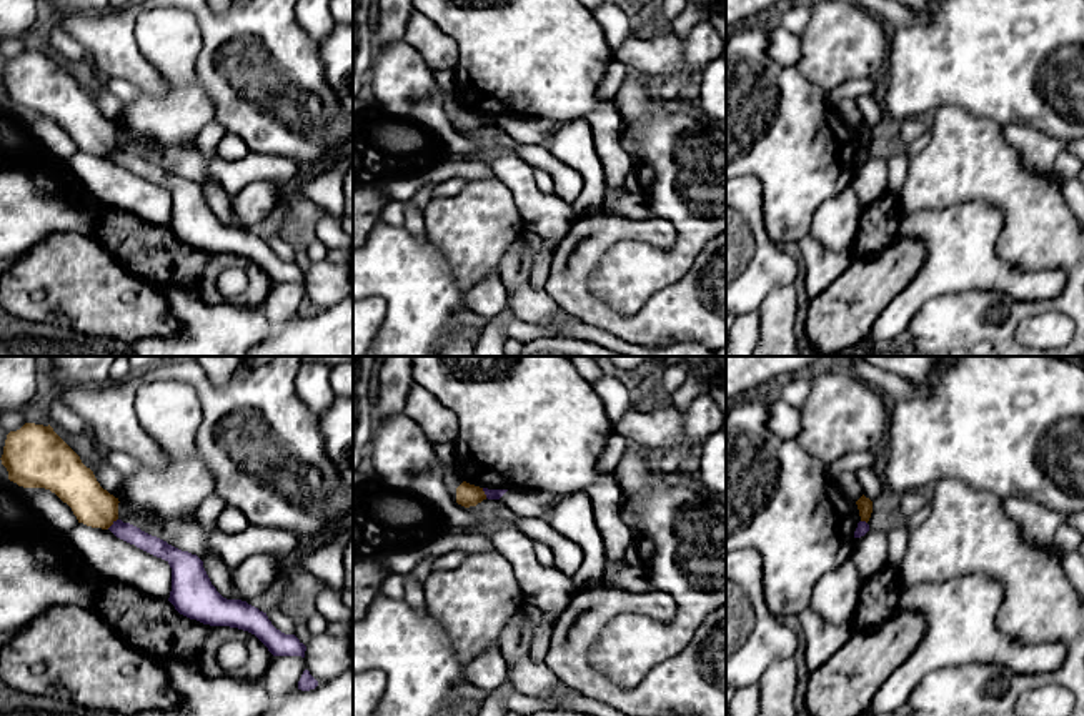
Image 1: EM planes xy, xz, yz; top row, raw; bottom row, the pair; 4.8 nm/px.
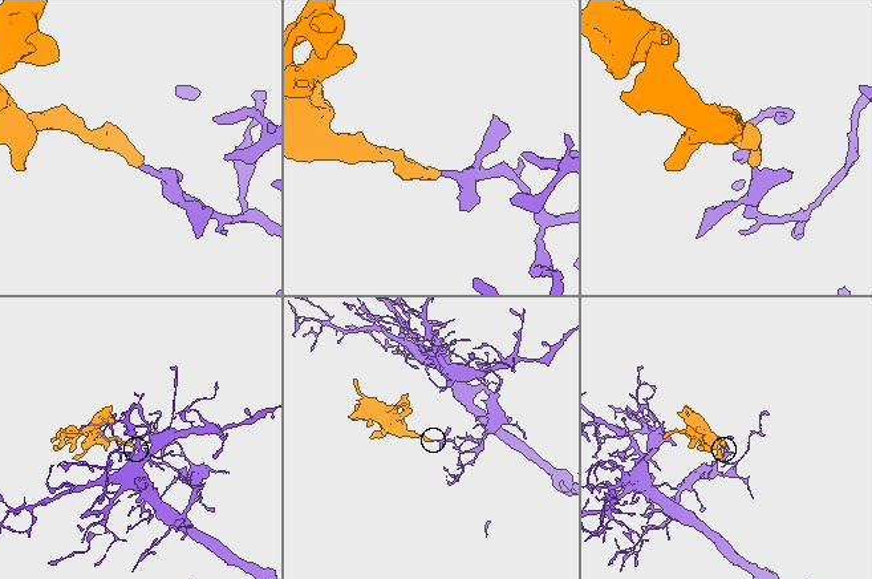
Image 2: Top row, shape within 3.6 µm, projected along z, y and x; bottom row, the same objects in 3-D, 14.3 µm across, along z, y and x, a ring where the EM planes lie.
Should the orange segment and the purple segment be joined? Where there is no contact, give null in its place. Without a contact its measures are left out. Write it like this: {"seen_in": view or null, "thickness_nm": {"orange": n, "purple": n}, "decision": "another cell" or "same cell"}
{"seen_in": "xy", "thickness_nm": {"orange": 200, "purple": 90}, "decision": "another cell"}

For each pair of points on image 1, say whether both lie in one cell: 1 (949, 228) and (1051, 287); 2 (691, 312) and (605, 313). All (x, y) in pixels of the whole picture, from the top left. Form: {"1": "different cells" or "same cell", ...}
{"1": "same cell", "2": "same cell"}

